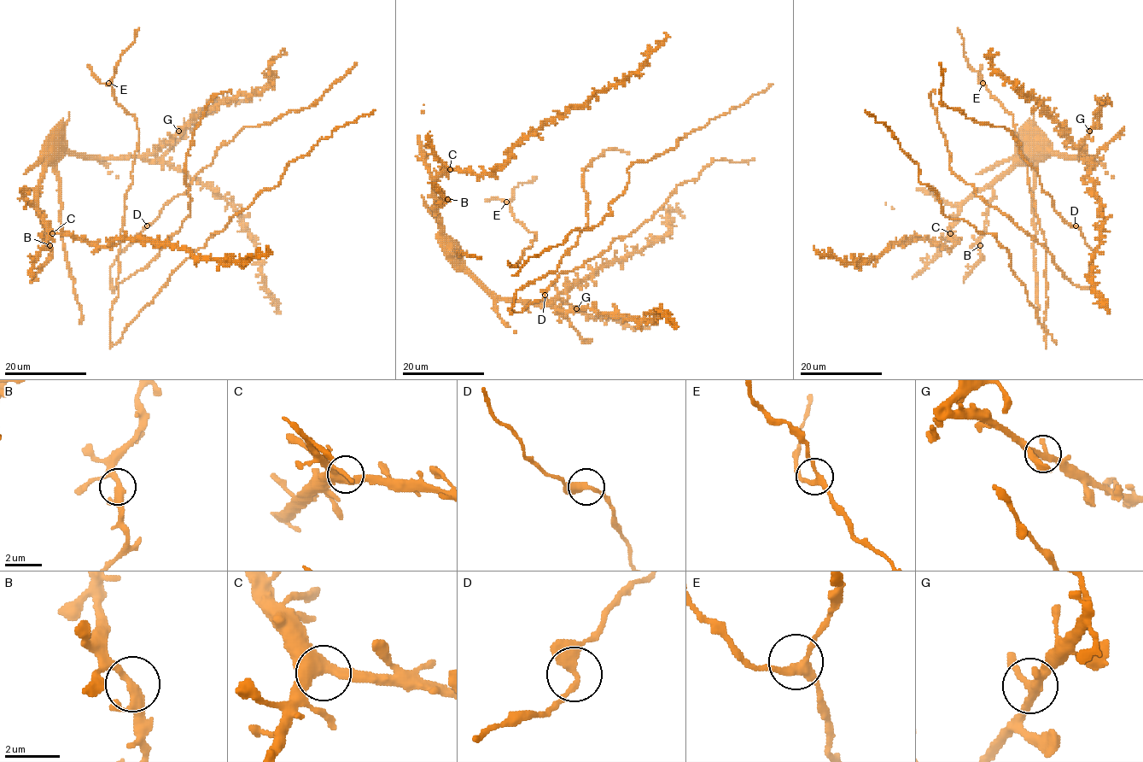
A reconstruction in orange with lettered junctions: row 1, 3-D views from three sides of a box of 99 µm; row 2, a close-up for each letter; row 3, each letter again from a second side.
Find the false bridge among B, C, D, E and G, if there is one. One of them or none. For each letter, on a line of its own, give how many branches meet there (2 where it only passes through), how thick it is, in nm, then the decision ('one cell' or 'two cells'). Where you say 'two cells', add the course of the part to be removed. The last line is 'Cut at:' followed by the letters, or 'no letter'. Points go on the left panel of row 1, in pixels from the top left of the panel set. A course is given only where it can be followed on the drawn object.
B: branches 3; calibre 280 nm; one cell
C: branches 3; calibre 400 nm; one cell
D: branches 3; calibre 300 nm; one cell
E: branches 3; calibre 280 nm; one cell
G: branches 3; calibre 260 nm; one cell
Cut at: no letter

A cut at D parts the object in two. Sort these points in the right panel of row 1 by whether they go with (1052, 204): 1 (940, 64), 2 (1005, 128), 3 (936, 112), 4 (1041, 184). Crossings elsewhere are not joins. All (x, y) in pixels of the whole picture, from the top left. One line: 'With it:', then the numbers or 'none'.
With it: 1, 2, 4

